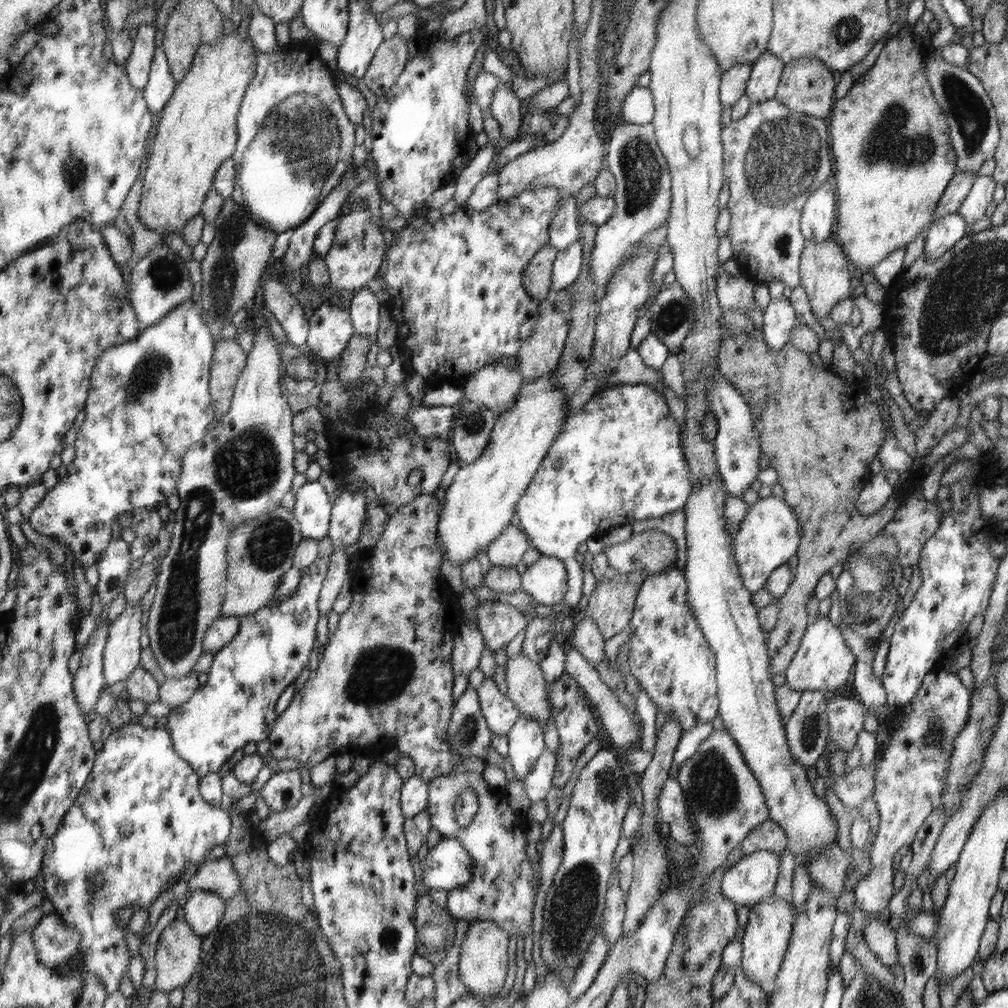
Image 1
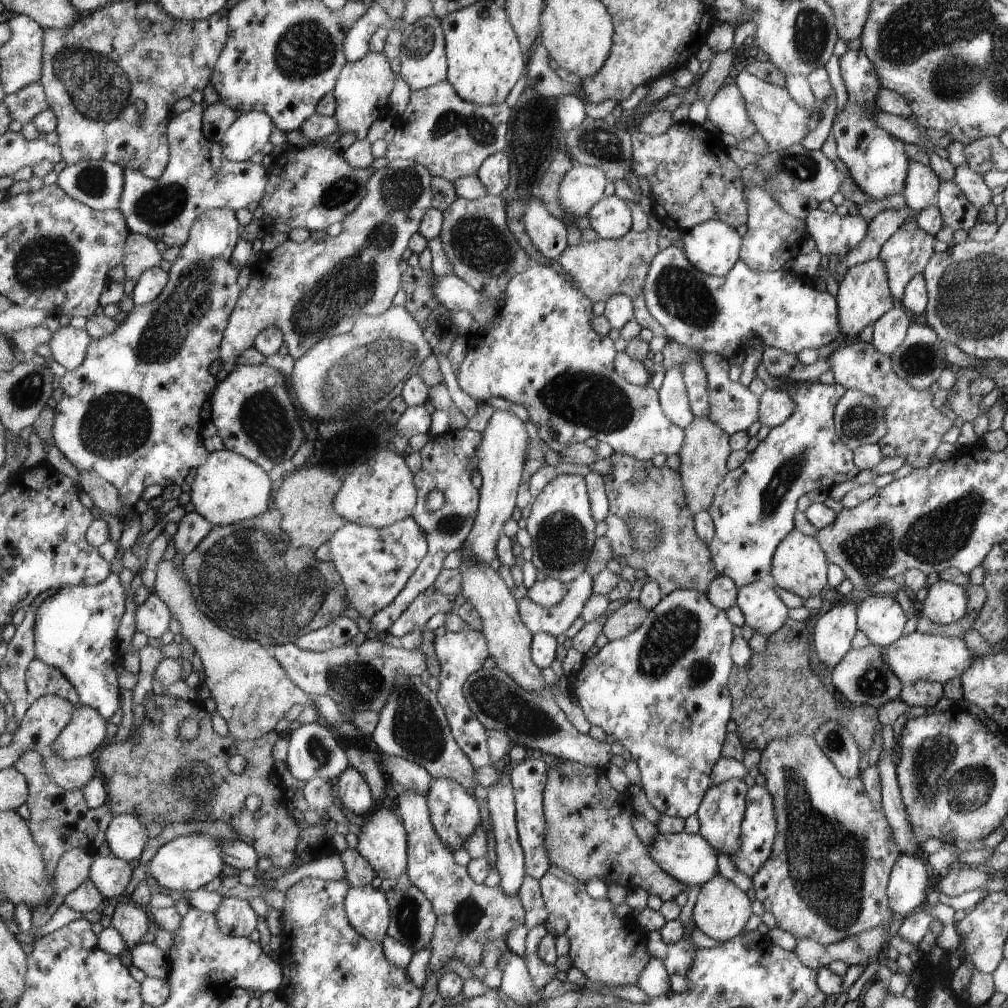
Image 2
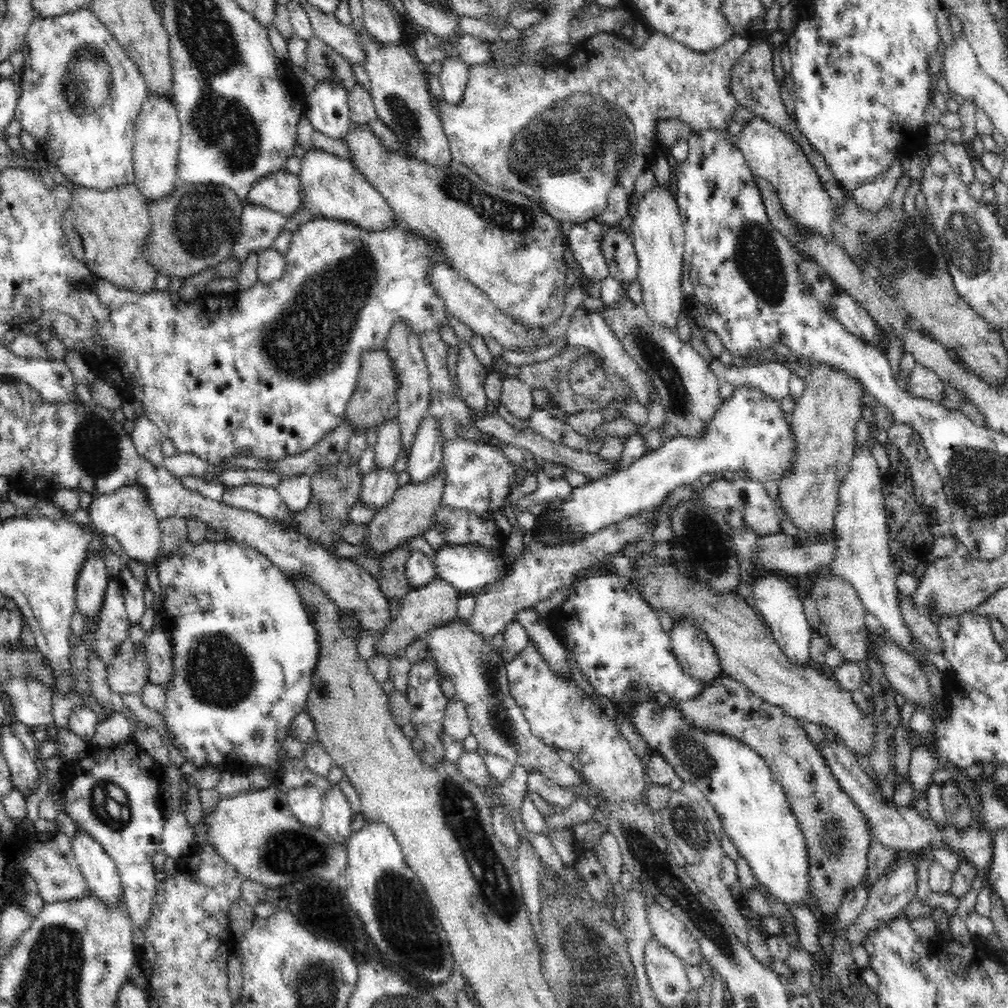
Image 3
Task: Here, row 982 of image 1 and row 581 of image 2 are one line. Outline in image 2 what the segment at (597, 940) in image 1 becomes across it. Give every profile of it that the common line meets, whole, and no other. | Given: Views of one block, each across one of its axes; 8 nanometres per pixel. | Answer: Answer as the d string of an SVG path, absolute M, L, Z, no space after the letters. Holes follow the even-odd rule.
M582 571L567 585L562 601L553 607L543 607L528 597L520 600L523 622L532 633L546 633L552 636L564 634L574 620L580 616L584 604L592 596L593 577Z

